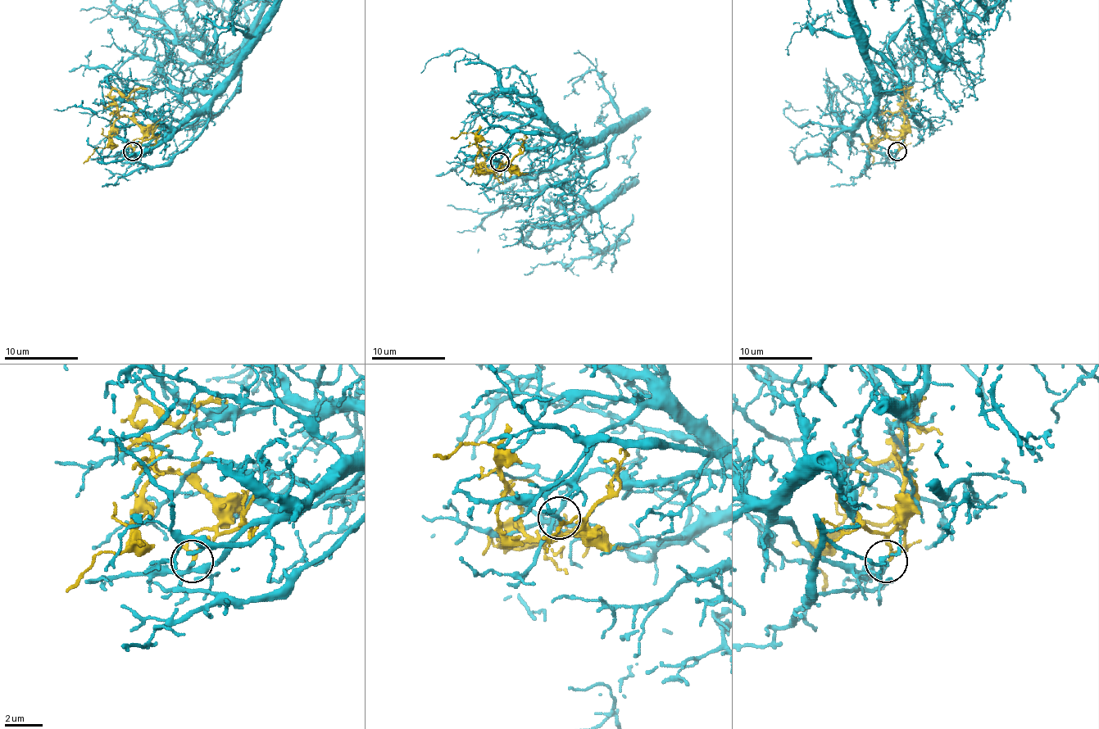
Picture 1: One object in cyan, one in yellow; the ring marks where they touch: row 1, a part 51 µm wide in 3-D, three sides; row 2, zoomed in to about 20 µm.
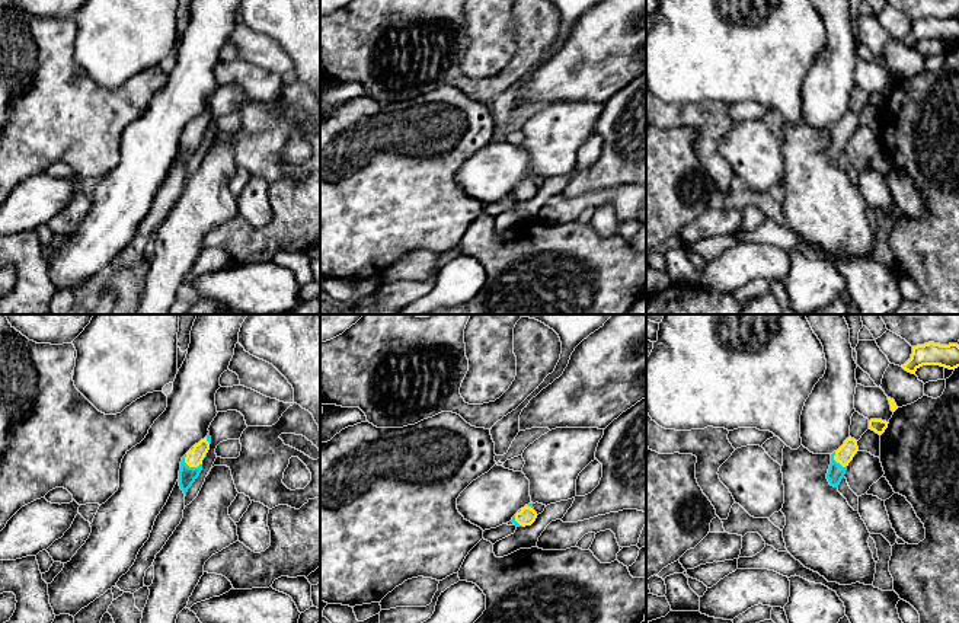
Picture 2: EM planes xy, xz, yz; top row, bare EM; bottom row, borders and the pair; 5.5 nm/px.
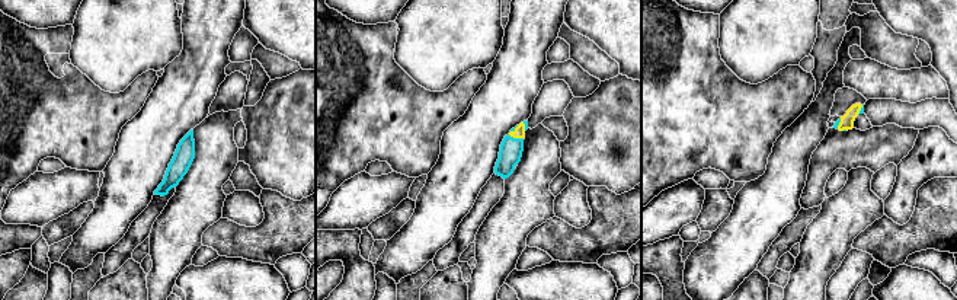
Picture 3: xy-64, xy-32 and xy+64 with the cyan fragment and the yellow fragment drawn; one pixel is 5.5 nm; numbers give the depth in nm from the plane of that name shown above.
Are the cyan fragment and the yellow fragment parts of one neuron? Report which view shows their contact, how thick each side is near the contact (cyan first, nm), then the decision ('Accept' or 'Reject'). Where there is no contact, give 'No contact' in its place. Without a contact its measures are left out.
Touches cyan in xy. Thickness 100 nm (cyan) against 100 nm. Reject

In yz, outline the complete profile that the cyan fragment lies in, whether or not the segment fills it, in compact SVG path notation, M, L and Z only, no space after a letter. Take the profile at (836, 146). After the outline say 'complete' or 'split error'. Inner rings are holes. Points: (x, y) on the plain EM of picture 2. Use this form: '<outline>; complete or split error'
M835 125L831 128L831 138L827 147L827 153L831 160L838 162L841 153L845 148L847 140L843 141L840 137L834 134Z; complete

